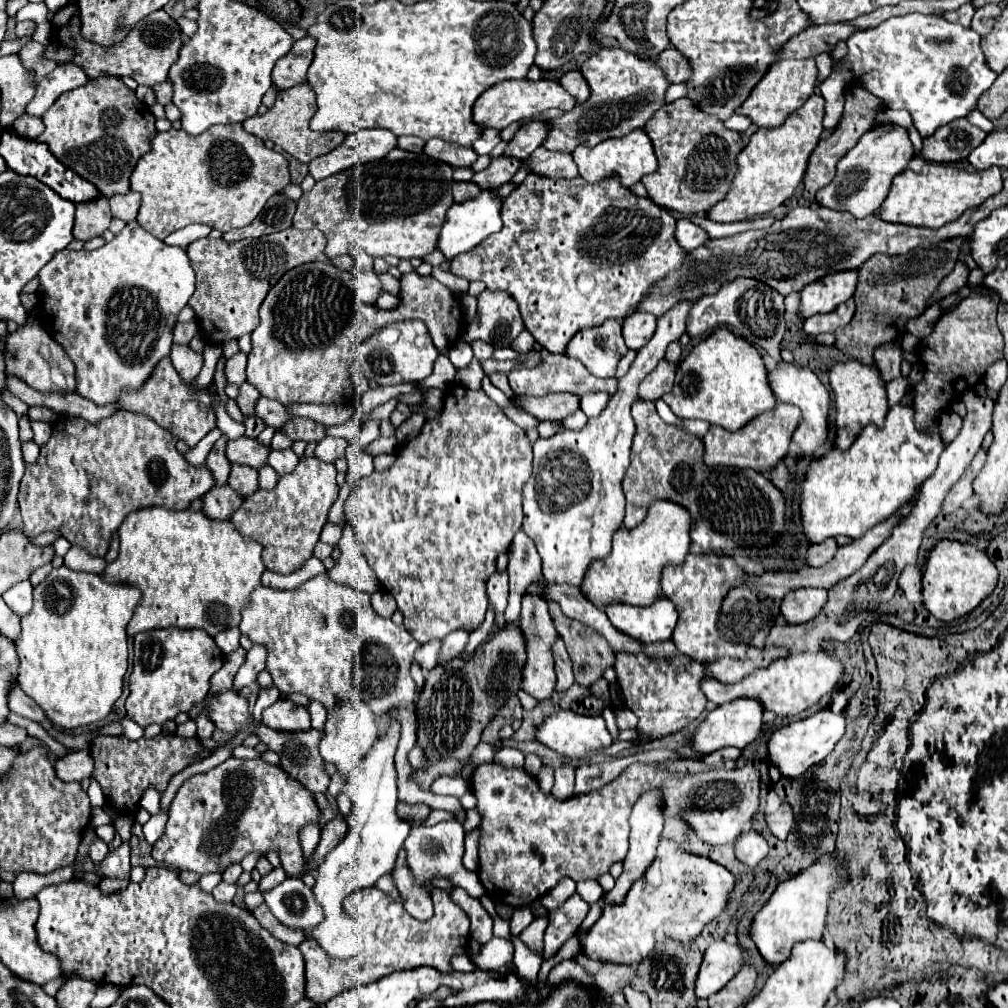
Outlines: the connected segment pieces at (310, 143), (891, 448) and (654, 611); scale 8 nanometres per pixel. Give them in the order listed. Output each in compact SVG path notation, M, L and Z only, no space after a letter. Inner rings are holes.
M304 81L286 91L280 91L272 109L268 109L264 115L254 115L254 117L246 119L242 125L248 133L252 133L264 141L266 139L274 141L278 147L282 147L294 159L298 159L302 163L310 163L312 159L330 153L332 149L342 145L346 139L346 133L342 133L342 131L322 131L322 133L312 131L308 127L308 121L314 115L314 111L316 111L314 89L308 85L308 81Z
M898 403L890 409L884 427L866 425L848 451L832 449L822 459L812 461L812 465L808 467L806 481L802 483L802 497L800 497L802 525L810 543L820 543L826 537L838 537L838 535L858 539L876 523L886 521L902 505L910 503L922 481L926 481L930 473L934 473L940 451L944 449L944 441L940 437L940 421L934 421L930 431L918 431L914 425L914 415L916 411L912 405Z
M660 597L648 607L638 607L628 603L610 603L606 607L606 615L614 627L646 643L662 641L670 637L678 621L676 605L666 597Z

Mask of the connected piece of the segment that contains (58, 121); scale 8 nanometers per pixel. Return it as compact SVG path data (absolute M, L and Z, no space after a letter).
M98 77L90 85L62 93L42 119L46 129L38 135L38 141L48 143L62 165L90 181L106 197L130 191L130 175L138 159L150 151L150 143L158 133L150 107L122 79L114 77Z

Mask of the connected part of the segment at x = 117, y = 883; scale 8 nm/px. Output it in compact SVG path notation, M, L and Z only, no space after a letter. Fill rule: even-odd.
M103 878L98 883L98 889L102 893L118 893L122 889L126 889L126 885L129 884L128 879L112 879L112 878Z

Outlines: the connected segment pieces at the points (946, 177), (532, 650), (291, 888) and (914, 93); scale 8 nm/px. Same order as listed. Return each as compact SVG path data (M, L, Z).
M924 163L920 173L906 169L894 177L890 193L886 201L882 203L880 217L890 223L940 229L946 223L956 221L964 211L982 205L992 195L998 195L1002 191L1002 185L1004 185L1004 179L998 167L970 173L952 165Z
M526 593L522 599L522 615L520 615L520 627L526 633L526 647L528 647L528 659L522 671L522 689L536 697L538 701L548 699L556 689L556 673L554 673L554 659L550 645L556 639L556 629L552 623L552 617L548 613L548 603L538 593Z
M288 877L278 887L264 891L262 895L274 917L286 927L308 933L324 919L320 903L316 901L312 889L302 883L302 879Z
M908 13L890 17L878 27L856 31L846 43L848 67L854 75L852 83L860 81L860 85L878 95L888 109L910 111L914 127L922 137L928 137L940 125L966 117L966 113L976 107L980 93L996 79L996 73L984 63L980 35L936 15Z

